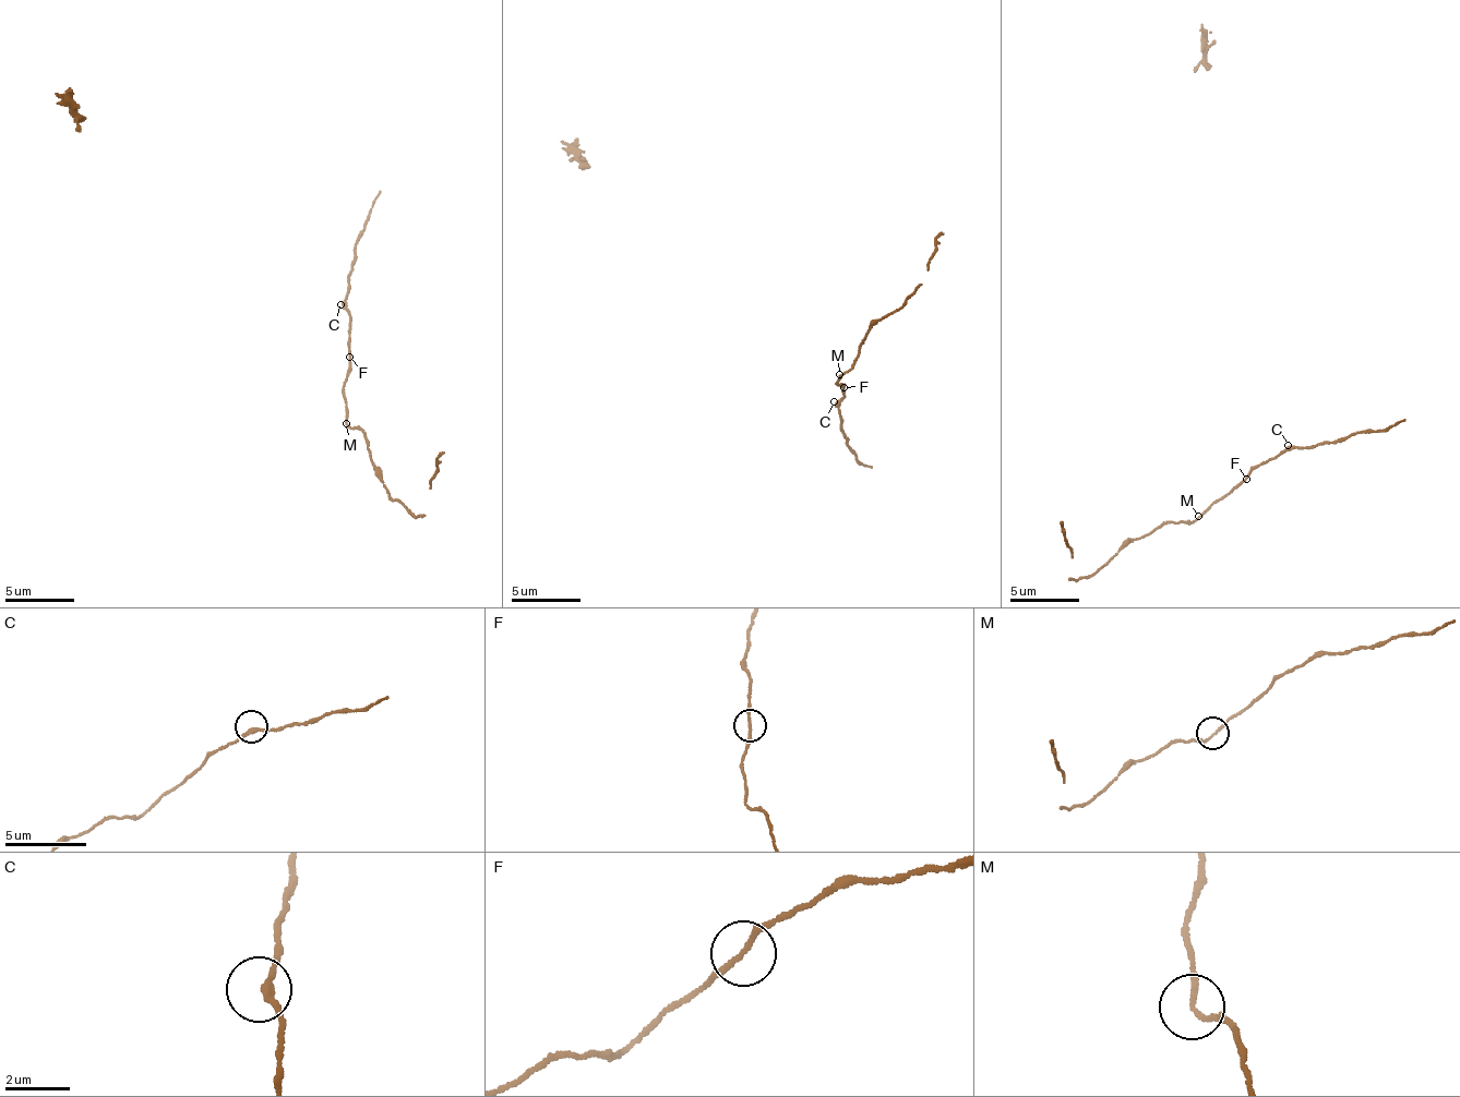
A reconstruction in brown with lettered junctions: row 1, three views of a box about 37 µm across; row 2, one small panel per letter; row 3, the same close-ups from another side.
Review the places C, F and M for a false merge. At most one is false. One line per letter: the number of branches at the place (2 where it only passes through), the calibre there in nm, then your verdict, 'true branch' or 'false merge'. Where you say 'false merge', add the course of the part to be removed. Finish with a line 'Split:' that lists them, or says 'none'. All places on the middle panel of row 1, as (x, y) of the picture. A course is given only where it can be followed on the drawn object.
C: 2 branches meet; 200 nm thick; true branch
F: 2 branches meet; 160 nm thick; true branch
M: 2 branches meet; 150 nm thick; true branch
Split: none

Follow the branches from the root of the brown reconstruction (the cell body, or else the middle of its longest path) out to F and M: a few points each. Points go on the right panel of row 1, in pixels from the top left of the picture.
F: (1288, 445), (1281, 454), (1267, 459), (1246, 479)
M: (1288, 445), (1281, 454), (1267, 459), (1249, 472), (1246, 481), (1197, 516)

